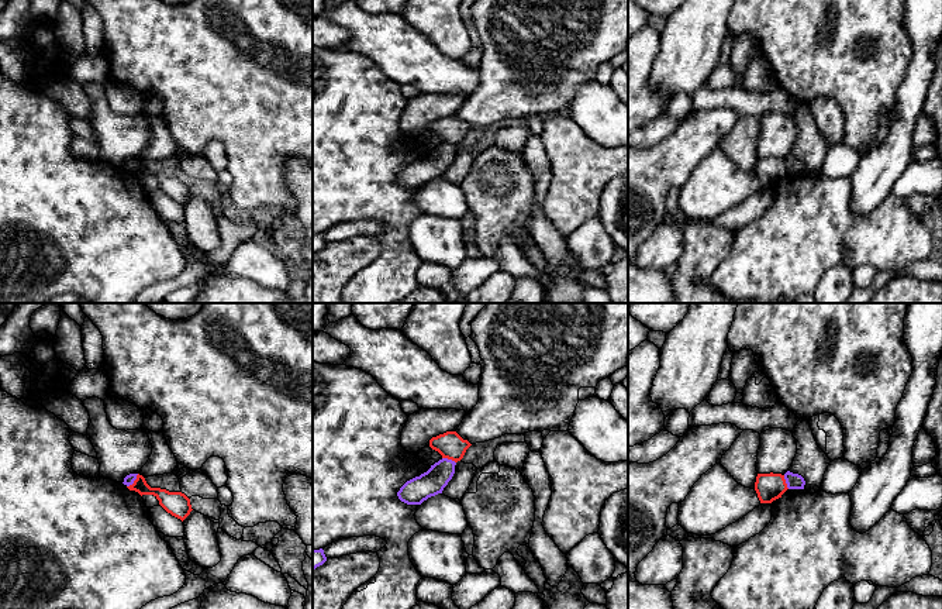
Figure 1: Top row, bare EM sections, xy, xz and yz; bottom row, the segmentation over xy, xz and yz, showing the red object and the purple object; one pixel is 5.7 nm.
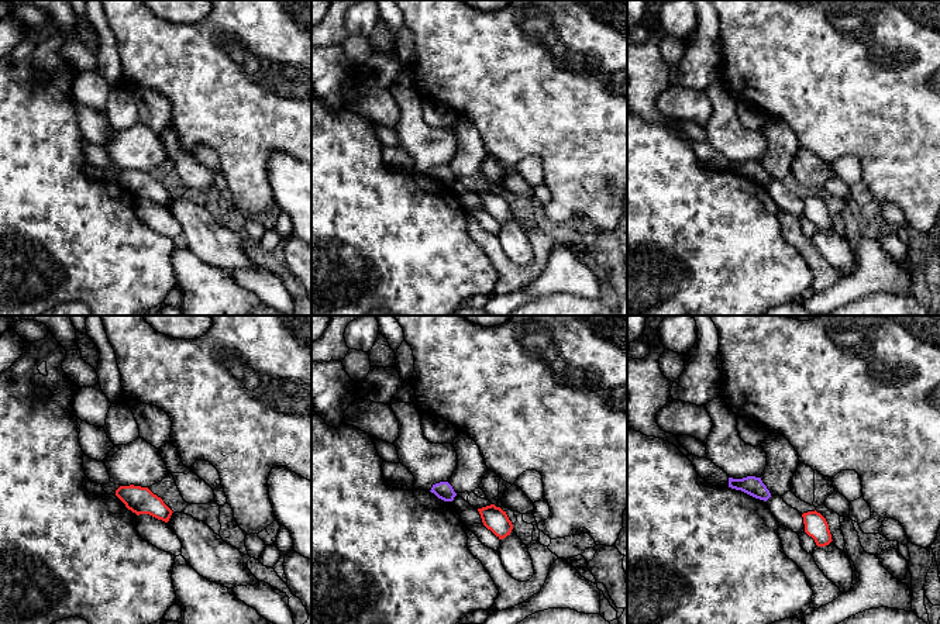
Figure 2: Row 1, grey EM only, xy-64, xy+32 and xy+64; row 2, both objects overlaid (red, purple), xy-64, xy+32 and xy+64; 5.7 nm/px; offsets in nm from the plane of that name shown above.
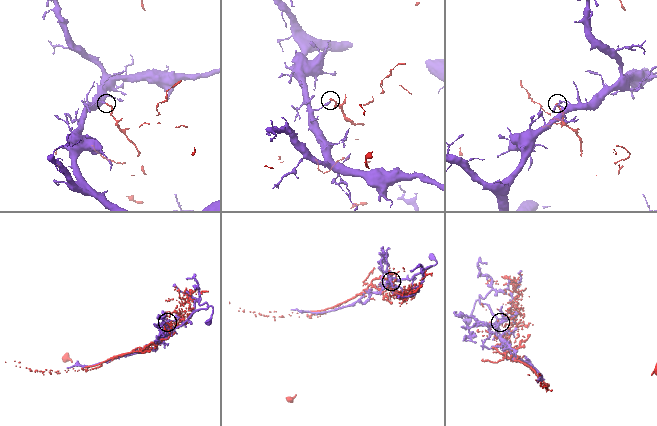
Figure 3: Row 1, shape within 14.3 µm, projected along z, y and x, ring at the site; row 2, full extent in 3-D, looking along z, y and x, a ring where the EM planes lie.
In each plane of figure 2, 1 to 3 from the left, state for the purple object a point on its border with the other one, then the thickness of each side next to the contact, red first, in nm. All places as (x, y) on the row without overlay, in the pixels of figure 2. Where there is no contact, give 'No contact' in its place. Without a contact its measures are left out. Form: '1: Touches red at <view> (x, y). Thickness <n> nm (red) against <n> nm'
1: No contact
2: No contact
3: No contact

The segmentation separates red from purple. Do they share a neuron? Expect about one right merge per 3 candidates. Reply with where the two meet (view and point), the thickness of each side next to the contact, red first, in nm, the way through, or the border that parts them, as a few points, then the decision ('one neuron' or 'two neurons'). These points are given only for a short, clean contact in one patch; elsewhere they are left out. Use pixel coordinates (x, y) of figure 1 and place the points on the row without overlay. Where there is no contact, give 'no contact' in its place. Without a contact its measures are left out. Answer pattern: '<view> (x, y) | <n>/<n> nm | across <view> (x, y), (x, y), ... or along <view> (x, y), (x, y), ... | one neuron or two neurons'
xy (134, 165) | 120/60 nm | along xy (138, 158), (127, 171) | two neurons

